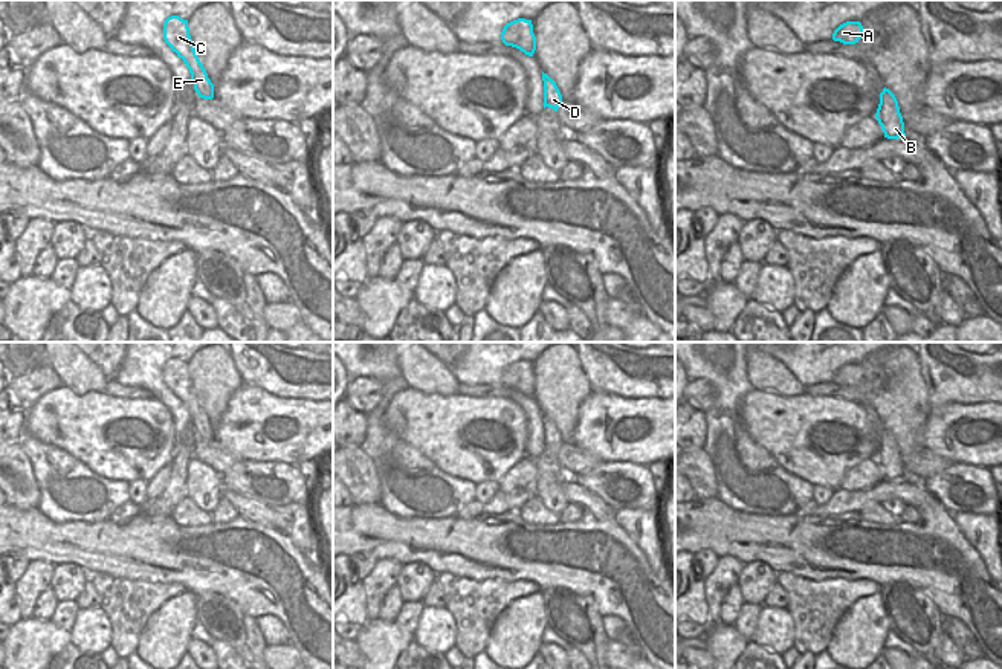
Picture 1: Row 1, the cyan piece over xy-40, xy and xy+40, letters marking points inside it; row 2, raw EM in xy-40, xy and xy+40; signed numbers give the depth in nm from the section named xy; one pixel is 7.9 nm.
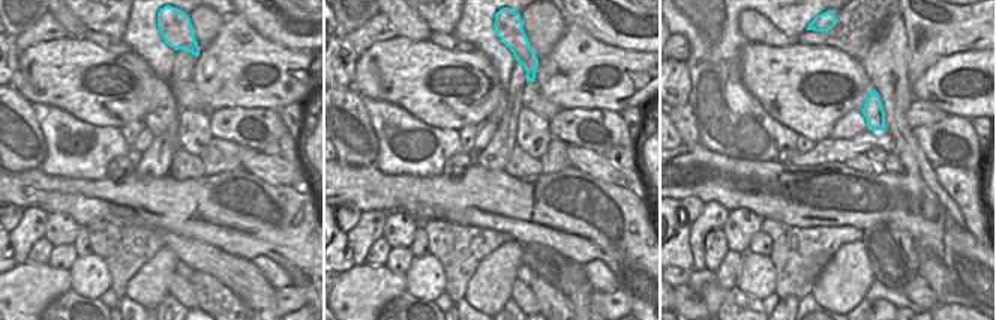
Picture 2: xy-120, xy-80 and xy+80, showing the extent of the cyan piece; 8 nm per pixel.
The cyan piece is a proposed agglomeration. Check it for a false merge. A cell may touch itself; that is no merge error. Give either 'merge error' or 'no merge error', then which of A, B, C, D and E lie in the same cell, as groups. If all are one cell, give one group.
no merge error | A B C D E

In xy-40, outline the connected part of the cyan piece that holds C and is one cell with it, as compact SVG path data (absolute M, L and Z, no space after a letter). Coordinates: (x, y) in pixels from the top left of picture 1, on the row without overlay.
M171 357L163 365L163 382L183 402L191 415L194 432L203 441L214 440L214 426L200 405L189 377L188 362Z

